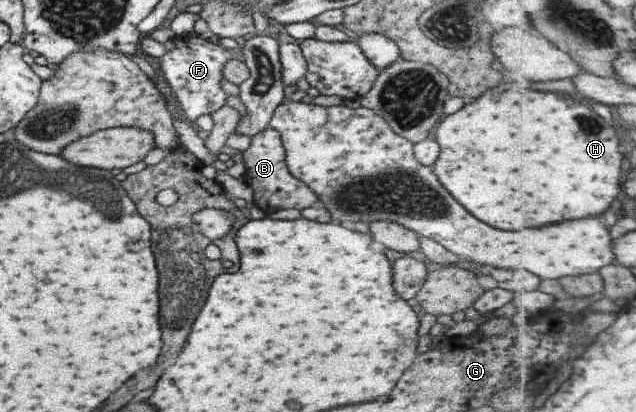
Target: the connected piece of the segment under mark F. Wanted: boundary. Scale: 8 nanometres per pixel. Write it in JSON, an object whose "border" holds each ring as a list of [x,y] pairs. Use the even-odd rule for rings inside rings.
{"border":[[[193,32],[173,39],[174,46],[157,57],[159,68],[166,83],[172,88],[171,95],[184,112],[185,121],[193,125],[198,116],[211,115],[225,103],[226,95],[219,87],[222,66],[236,52],[227,51],[219,44],[200,39]]]}

